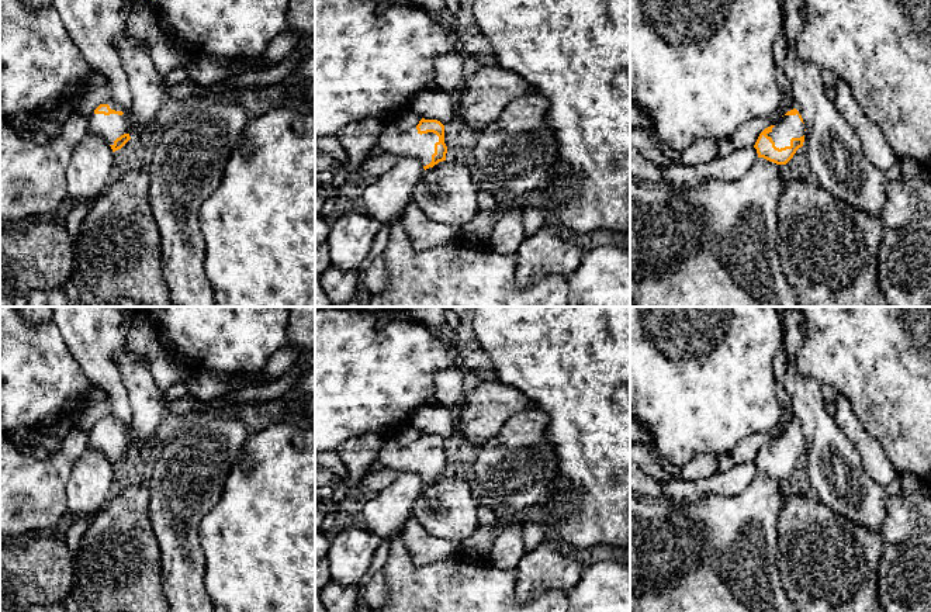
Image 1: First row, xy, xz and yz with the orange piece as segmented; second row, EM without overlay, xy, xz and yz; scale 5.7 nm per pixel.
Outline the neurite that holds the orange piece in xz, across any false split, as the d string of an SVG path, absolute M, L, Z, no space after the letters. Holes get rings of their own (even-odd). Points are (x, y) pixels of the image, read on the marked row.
M422 118L416 127L406 131L397 124L388 124L377 145L385 153L418 158L425 170L446 160L447 153L444 125L437 120Z

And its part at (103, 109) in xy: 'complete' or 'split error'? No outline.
split error

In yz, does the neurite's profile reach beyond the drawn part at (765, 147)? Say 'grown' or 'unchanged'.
grown

